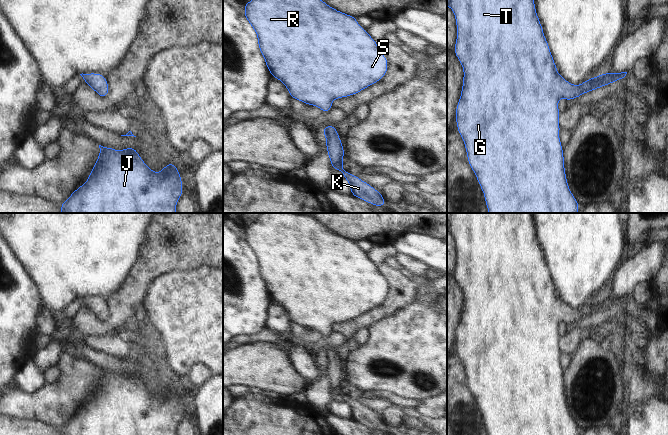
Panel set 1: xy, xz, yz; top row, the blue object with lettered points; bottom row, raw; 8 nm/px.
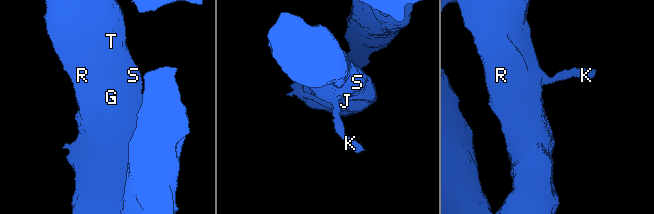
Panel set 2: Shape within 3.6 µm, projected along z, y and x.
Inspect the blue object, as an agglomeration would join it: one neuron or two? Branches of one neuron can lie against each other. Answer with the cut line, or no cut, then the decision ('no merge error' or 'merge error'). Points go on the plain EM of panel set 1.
cut none; no merge error

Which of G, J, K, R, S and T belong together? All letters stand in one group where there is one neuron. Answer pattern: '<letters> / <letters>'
G J K R S T

